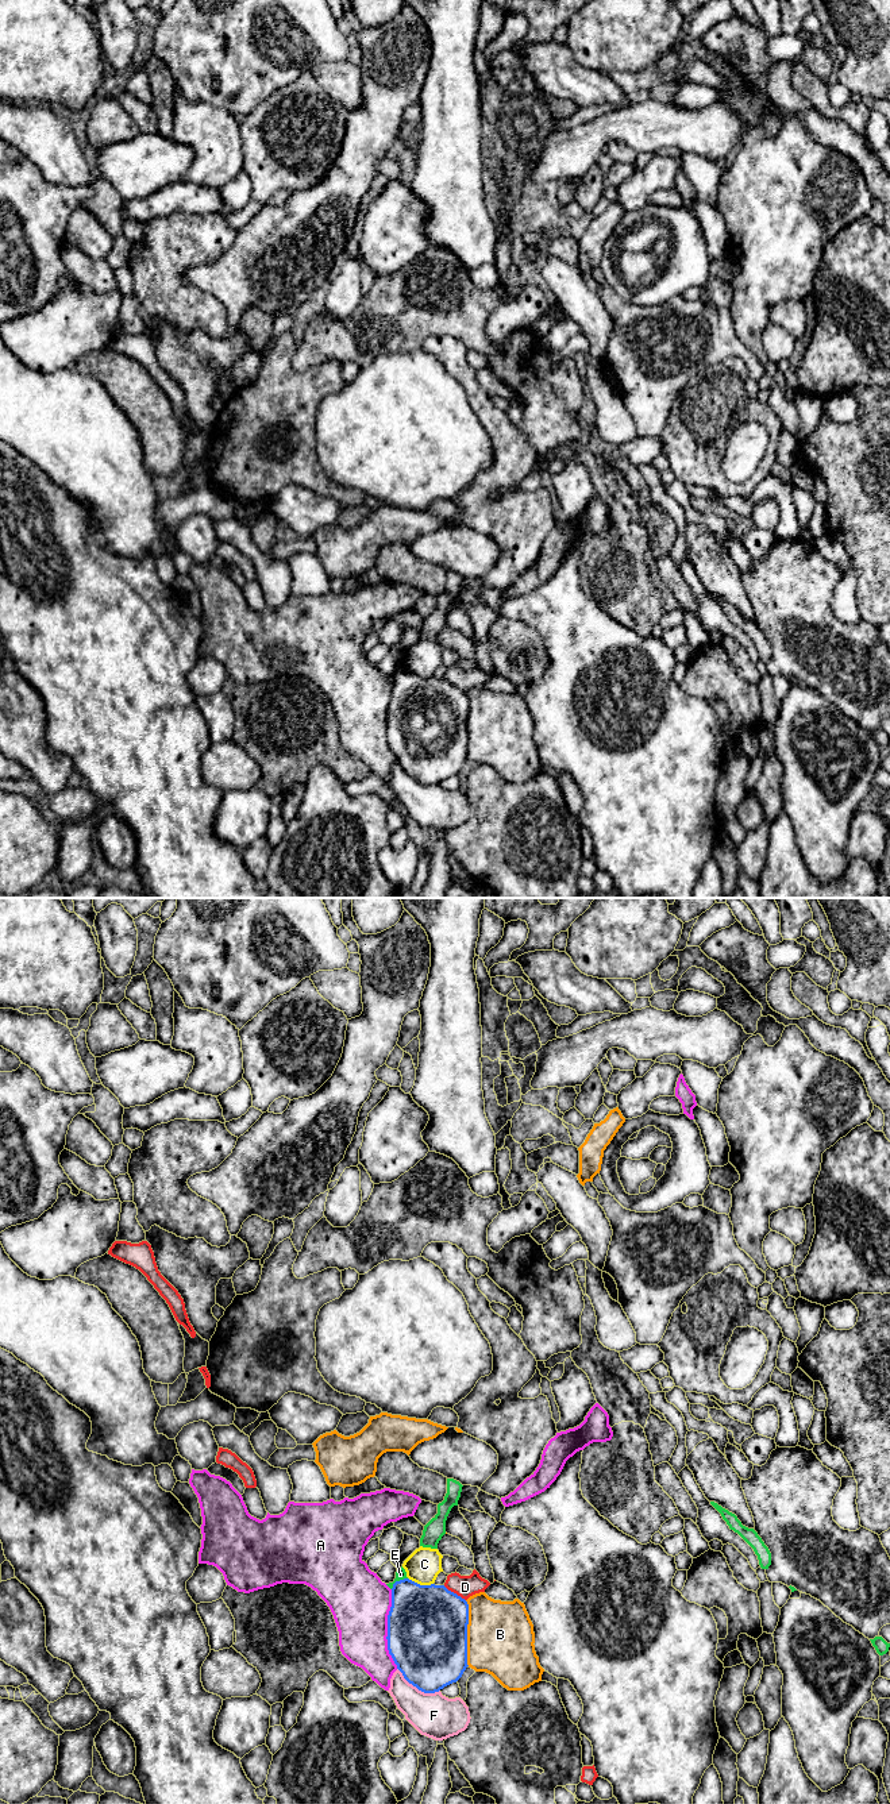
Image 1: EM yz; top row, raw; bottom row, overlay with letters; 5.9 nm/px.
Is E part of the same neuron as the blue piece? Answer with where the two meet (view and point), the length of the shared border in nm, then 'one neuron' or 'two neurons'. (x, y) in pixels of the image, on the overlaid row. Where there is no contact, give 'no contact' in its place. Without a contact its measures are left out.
contact yz (397, 1581); length 120 nm; two neurons

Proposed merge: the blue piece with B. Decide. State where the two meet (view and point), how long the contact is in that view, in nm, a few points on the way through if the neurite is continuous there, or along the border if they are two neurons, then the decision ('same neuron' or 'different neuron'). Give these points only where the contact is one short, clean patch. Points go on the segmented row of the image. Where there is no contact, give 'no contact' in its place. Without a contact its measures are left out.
meets blue in yz at (466, 1633); contact 400 nm long; different neuron

